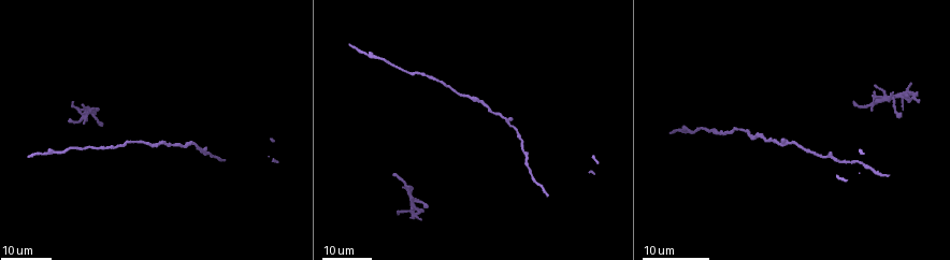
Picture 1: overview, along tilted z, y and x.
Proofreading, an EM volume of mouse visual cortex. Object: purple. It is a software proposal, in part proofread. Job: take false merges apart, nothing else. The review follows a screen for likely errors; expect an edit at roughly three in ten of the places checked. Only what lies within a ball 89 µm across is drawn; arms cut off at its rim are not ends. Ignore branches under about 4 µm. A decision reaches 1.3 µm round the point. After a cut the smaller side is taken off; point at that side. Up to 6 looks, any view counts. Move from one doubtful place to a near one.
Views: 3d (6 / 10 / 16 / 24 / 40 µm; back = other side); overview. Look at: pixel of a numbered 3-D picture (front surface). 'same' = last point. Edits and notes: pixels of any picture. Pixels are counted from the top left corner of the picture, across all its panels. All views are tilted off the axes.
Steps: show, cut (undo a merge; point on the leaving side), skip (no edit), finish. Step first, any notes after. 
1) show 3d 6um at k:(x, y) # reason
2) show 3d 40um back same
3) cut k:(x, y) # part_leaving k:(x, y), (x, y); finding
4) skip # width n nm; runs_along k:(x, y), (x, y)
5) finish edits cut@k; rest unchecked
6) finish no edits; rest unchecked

show 3d 24um at 1:(791, 142) # two arms in line, one across

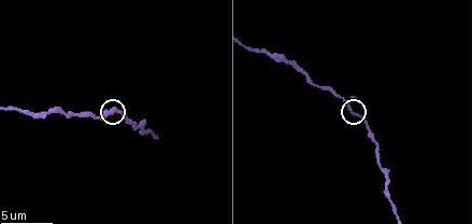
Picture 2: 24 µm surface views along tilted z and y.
show 3d 10um at 2:(351, 112)

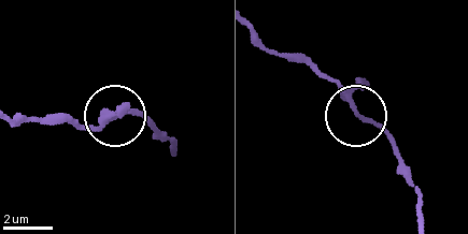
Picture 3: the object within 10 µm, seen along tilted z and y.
skip # arms 3; runs_along 3:(256, 38), (274, 52), (311, 62), (353, 112), (396, 147); one cell here

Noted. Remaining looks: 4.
show 3d 16um at 2:(264, 51) # sudden change in width

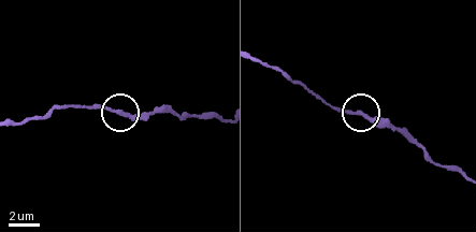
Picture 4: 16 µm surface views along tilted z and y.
skip # runs_along 4:(142, 113), (88, 107); one cell here

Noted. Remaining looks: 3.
show 3d 24um at 1:(82, 117) # thick turns thin

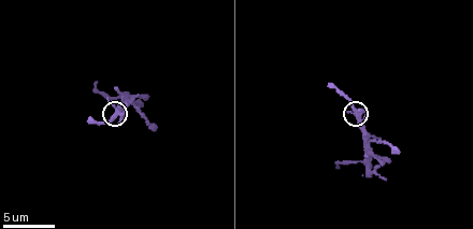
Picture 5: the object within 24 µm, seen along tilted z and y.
show 3d 6um at 5:(352, 109)

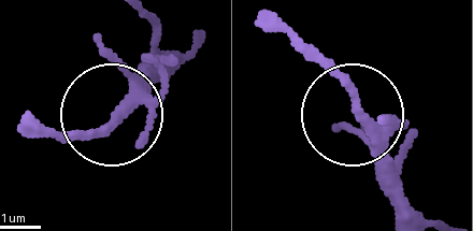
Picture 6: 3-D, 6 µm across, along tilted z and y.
skip # continuous, no second cell

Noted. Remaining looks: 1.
finish no edits; rest unchecked

